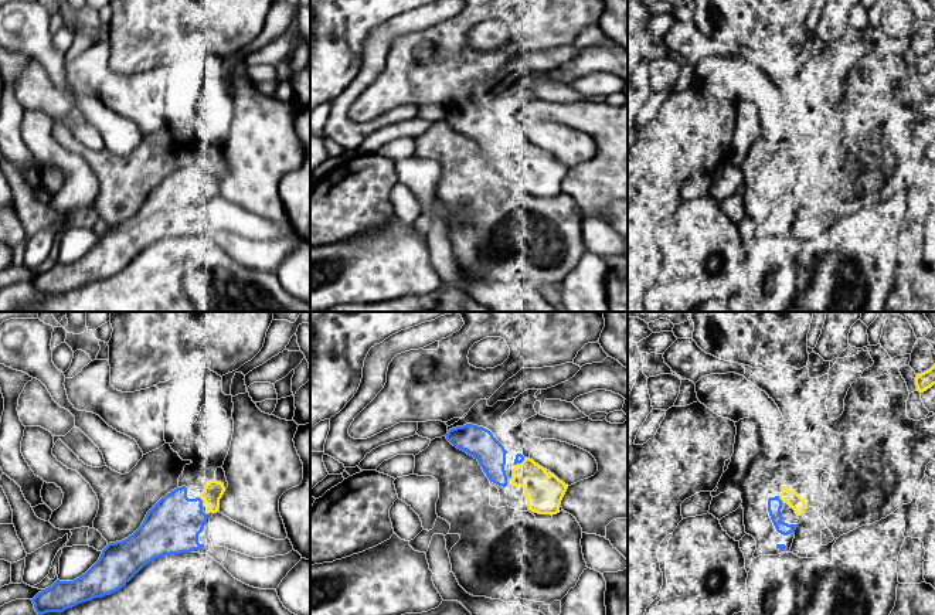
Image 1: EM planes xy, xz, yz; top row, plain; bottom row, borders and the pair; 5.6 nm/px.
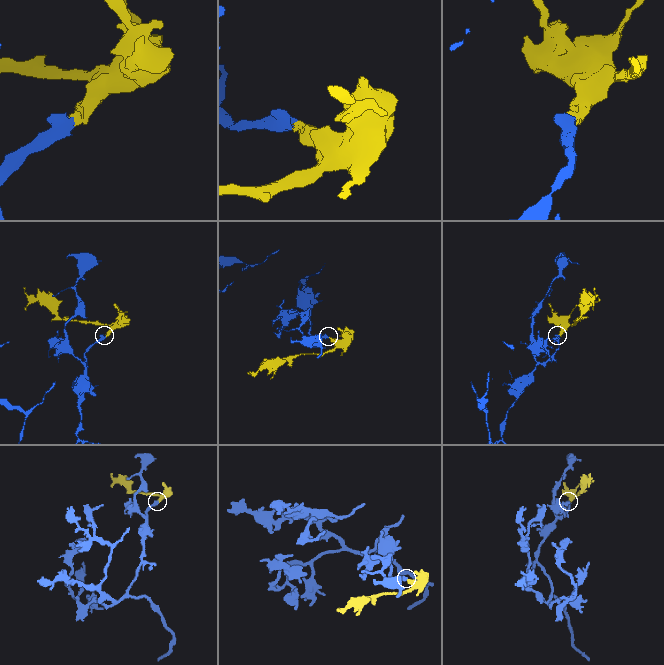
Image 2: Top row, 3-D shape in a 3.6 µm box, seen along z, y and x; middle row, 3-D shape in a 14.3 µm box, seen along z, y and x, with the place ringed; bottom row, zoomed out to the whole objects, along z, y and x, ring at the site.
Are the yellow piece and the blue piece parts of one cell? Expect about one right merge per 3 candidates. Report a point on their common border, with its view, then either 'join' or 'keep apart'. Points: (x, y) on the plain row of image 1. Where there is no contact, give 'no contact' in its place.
yz (781, 182) | join

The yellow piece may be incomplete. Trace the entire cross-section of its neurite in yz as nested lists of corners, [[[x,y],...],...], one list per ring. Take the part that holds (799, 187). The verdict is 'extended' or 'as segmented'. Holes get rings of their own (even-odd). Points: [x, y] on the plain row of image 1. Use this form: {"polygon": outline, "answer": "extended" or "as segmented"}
{"polygon": [[[788,169],[782,170],[779,179],[768,181],[768,194],[776,214],[783,218],[788,218],[790,215],[795,217],[798,207],[788,207],[782,203],[781,191],[783,184],[788,186],[798,198],[802,198],[805,196],[808,186],[805,181],[802,181],[795,173],[790,173]]], "answer": "extended"}

